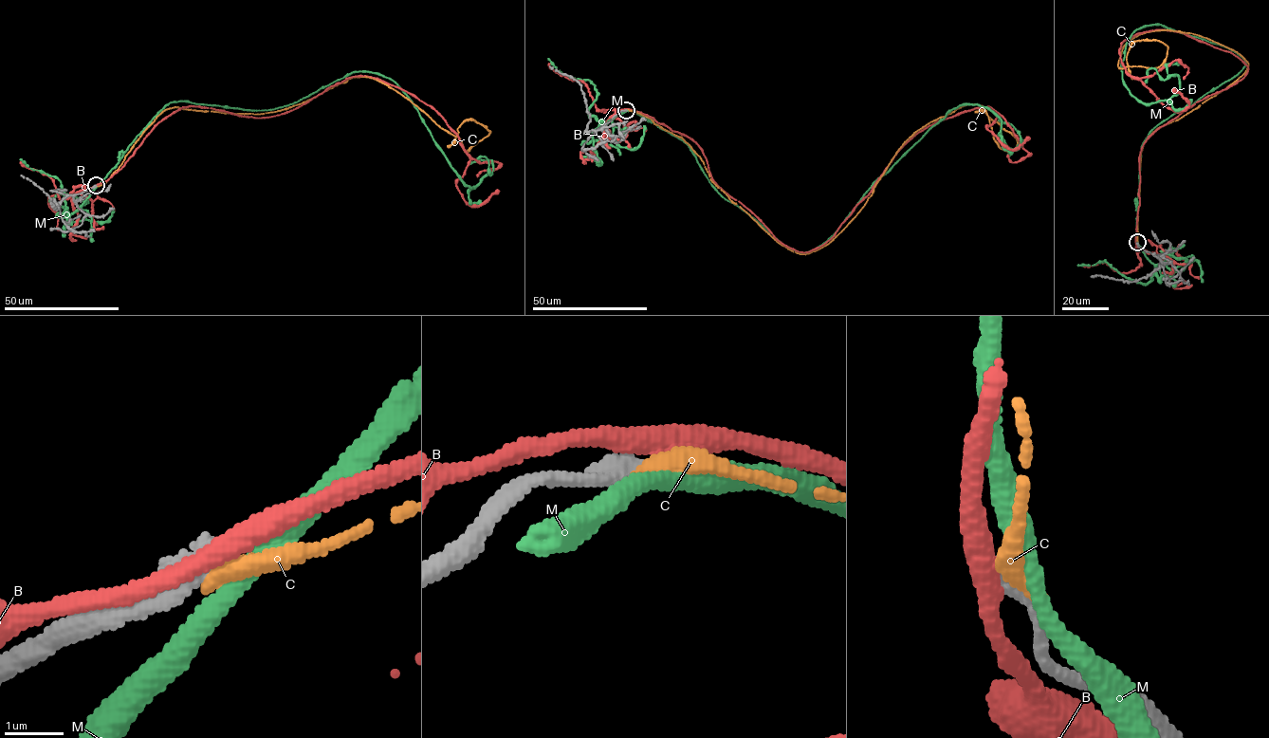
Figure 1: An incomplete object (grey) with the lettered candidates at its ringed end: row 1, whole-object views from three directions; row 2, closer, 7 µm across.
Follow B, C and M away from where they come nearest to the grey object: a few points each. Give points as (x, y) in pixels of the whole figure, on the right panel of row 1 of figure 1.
B: (1136, 243), (1143, 145), (1248, 67), (1166, 29), (1121, 42), (1127, 73), (1184, 109), (1171, 89)
C: (1137, 243), (1144, 142), (1248, 65), (1207, 38), (1163, 29), (1127, 42), (1118, 66), (1158, 67), (1162, 43)
M: (1137, 243), (1141, 145), (1246, 64), (1158, 24), (1123, 83), (1179, 89), (1146, 82)

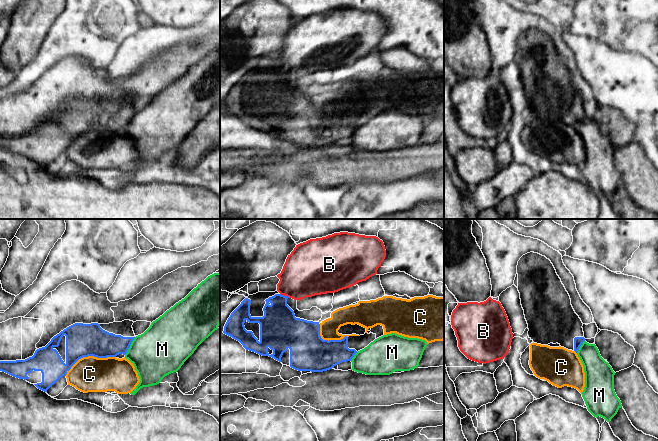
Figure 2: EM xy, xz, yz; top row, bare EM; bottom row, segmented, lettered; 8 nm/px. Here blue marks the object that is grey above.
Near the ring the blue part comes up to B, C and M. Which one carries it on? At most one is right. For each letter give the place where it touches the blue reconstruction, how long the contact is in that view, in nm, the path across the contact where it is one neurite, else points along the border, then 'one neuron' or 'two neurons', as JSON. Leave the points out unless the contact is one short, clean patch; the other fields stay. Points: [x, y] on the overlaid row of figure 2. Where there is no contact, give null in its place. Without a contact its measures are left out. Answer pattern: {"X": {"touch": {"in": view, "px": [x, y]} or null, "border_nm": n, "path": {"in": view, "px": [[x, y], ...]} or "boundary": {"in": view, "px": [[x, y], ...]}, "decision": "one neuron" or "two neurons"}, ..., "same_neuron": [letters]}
{"B": {"touch": {"in": "xz", "px": [285, 296]}, "border_nm": 90, "boundary": {"in": "xz", "px": [[280, 293], [289, 297]]}, "decision": "two neurons"}, "C": {"touch": {"in": "xy", "px": [89, 355]}, "border_nm": 440, "decision": "two neurons"}, "M": {"touch": {"in": "xy", "px": [129, 346]}, "border_nm": 170, "boundary": {"in": "xy", "px": [[135, 337], [124, 354]]}, "decision": "two neurons"}, "same_neuron": []}

